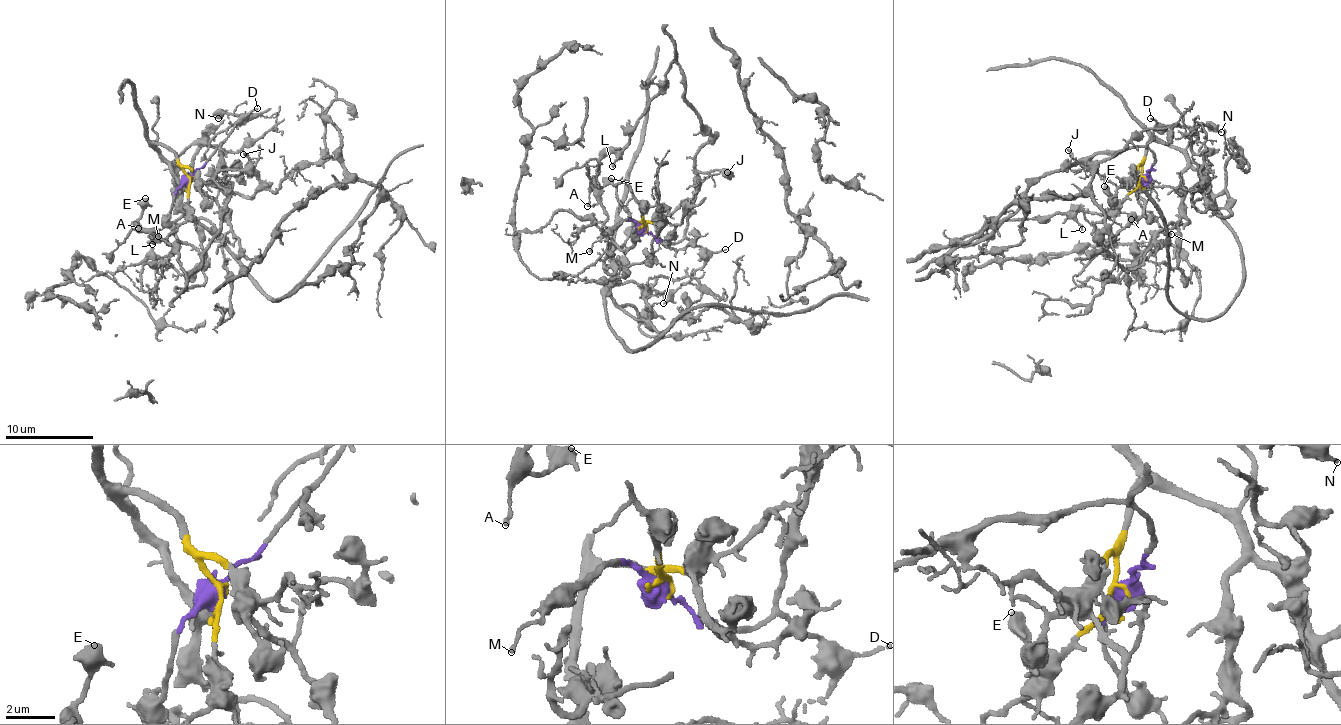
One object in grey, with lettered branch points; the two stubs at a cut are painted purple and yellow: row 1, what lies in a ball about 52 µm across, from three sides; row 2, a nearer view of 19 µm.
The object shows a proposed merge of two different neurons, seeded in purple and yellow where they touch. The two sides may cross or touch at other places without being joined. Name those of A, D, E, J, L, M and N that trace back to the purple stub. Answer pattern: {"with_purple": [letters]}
{"with_purple": ["A", "D", "E", "J", "L", "M", "N"]}

